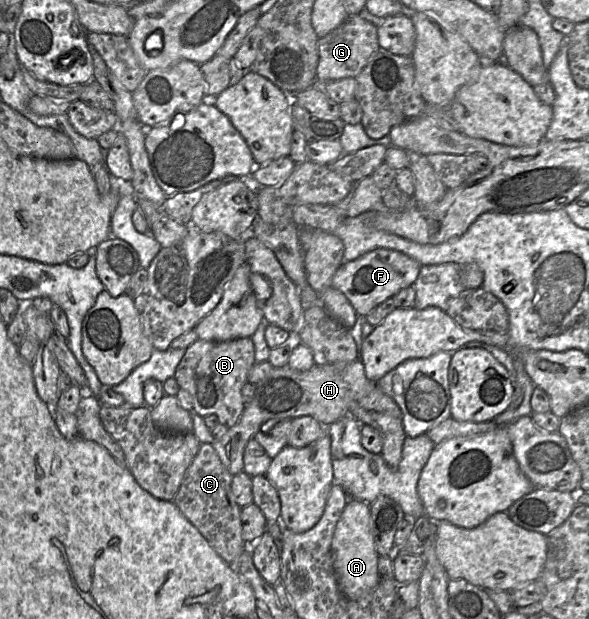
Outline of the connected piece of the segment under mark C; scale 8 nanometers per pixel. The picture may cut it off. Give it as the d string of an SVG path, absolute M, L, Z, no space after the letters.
M201 443L172 501L223 561L235 567L238 558L250 546L242 538L240 518L242 508L236 503L232 494L232 479L233 475L223 465L213 446Z

